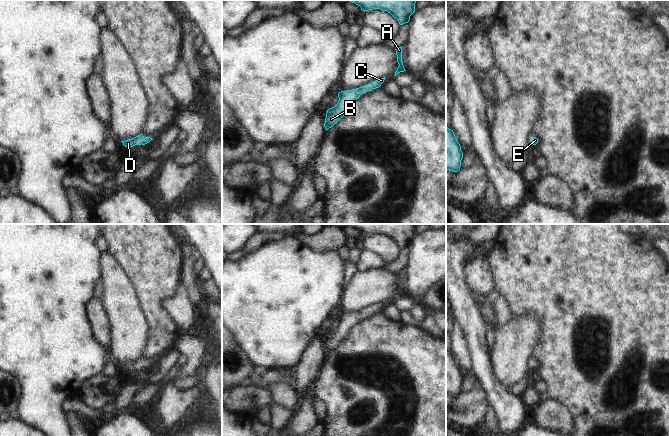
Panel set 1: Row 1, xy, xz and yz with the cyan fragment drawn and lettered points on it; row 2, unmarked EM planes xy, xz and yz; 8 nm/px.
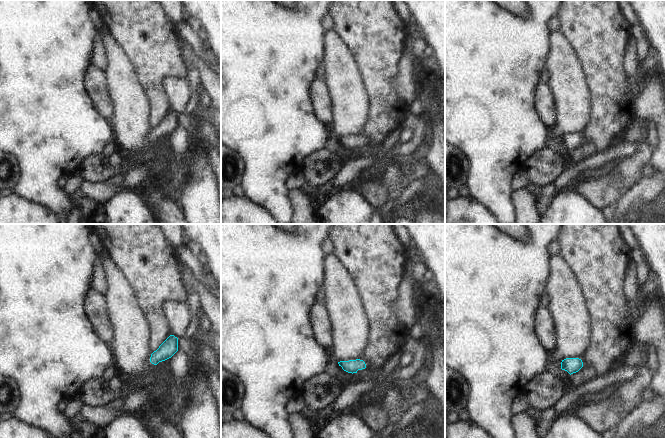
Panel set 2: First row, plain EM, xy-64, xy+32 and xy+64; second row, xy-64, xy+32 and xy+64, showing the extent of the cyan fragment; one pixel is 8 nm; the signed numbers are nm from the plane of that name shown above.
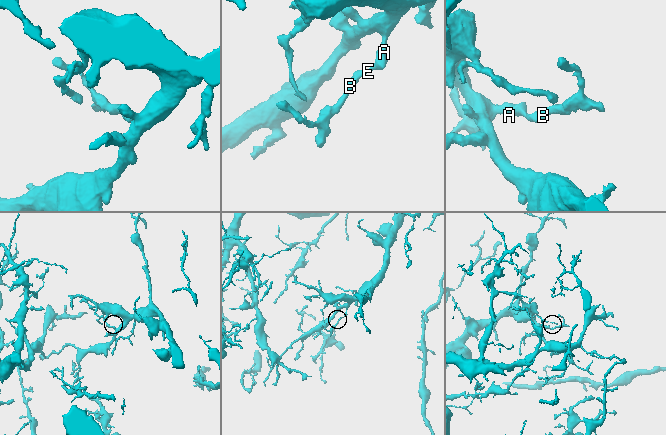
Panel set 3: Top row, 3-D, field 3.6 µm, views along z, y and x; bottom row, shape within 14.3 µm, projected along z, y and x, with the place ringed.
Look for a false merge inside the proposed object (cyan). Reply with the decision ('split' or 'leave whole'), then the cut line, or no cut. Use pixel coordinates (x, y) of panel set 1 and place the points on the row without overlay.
leave whole; no cut

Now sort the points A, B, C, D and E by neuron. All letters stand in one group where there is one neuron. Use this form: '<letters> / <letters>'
A B C D E

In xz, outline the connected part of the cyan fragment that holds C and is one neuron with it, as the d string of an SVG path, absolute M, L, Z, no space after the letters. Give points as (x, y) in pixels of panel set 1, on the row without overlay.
M384 302L373 305L369 310L365 309L356 313L341 315L338 317L338 327L327 334L324 351L326 354L333 351L349 334L351 328L359 323L360 319L367 315L379 312L384 306Z

